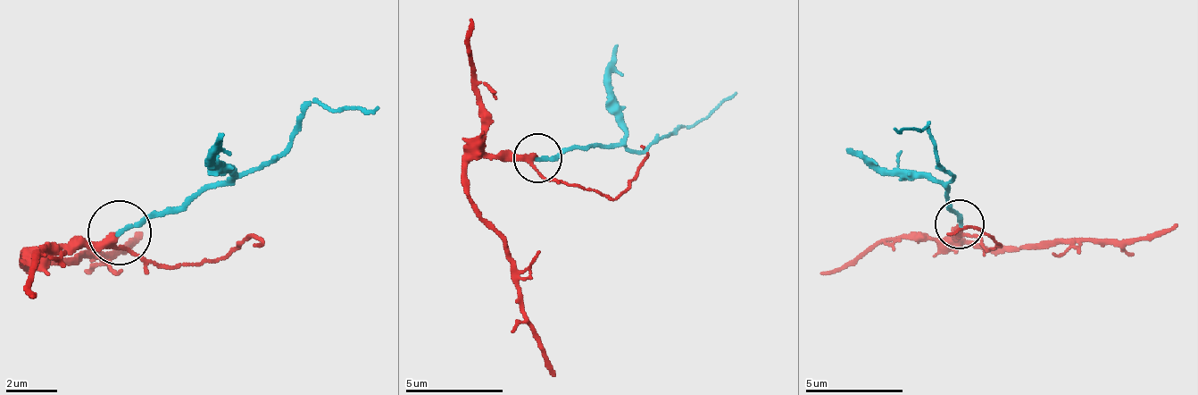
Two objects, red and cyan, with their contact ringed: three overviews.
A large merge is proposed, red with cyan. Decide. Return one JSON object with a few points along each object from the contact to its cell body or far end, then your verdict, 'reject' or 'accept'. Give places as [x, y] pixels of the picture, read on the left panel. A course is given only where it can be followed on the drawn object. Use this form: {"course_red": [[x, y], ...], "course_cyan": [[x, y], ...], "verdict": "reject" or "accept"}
{"course_red": [[120, 234], [37, 247], [25, 259], [63, 265], [76, 253], [95, 253], [139, 234]], "course_cyan": [[120, 234], [178, 214], [203, 189], [261, 170], [311, 106], [376, 106]], "verdict": "accept"}

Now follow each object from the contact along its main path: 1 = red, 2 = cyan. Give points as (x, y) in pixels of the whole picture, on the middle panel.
1: (538, 156), (475, 156), (465, 166), (465, 186), (495, 235), (504, 245), (519, 314), (553, 377)
2: (538, 156), (583, 147), (646, 152), (735, 93)

